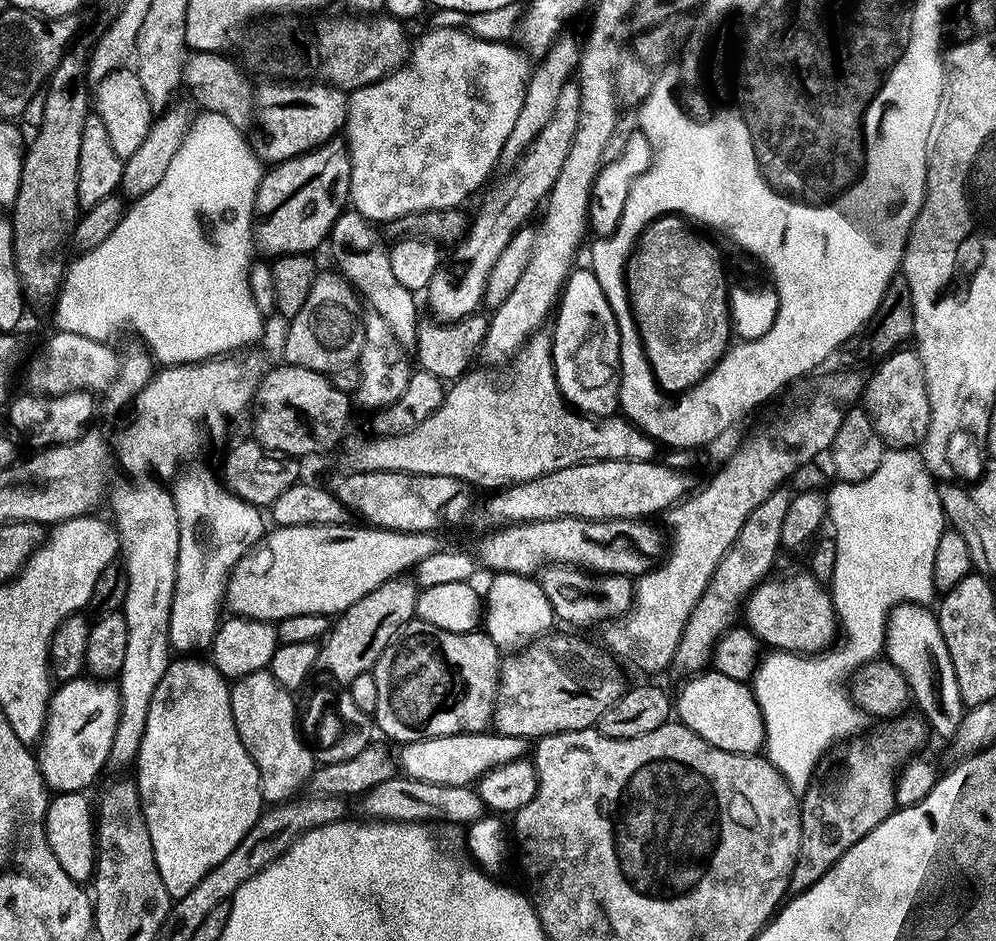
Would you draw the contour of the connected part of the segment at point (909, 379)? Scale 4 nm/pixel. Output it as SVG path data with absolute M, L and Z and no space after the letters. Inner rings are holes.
M897 350L875 365L876 373L867 377L862 404L889 445L916 446L930 430L930 398L920 357L912 350Z

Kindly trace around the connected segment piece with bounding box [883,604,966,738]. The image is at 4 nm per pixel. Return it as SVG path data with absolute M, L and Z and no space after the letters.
M899 604L889 612L884 625L883 655L894 666L898 666L898 670L902 670L911 699L920 707L919 715L926 721L927 727L931 731L933 728L940 736L950 738L964 716L966 705L960 697L958 682L950 678L949 669L942 663L944 648L936 613L931 607L922 604Z

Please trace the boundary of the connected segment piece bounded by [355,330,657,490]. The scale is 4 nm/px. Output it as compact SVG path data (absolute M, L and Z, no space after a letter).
M547 331L533 334L512 357L507 368L504 380L495 380L488 372L465 372L447 389L443 403L430 414L428 420L408 431L392 435L376 434L372 436L373 440L366 441L356 452L355 467L361 472L454 476L489 490L499 490L576 463L606 459L651 460L657 455L657 441L632 420L620 414L597 418L577 410L565 400L556 381L556 371L552 365L552 338Z

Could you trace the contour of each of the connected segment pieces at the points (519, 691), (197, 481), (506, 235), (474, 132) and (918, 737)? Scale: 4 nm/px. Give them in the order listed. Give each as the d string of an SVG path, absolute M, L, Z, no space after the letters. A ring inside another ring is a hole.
M555 632L503 657L496 698L499 707L504 707L505 718L516 727L515 735L539 738L552 732L591 728L625 691L626 684L620 681L617 661L611 655L600 653L576 636Z
M212 472L186 473L184 481L174 488L174 495L180 519L180 541L170 616L220 616L228 573L241 557L260 541L266 531L264 520L260 517L261 509L238 495L230 494L224 484L222 486L216 481L216 476Z
M569 82L562 86L562 94L558 94L558 103L554 105L554 114L546 126L534 138L534 142L524 155L507 169L508 173L489 190L484 196L484 205L480 208L480 213L476 216L476 221L471 221L466 235L455 245L456 253L452 256L452 261L441 263L439 270L430 278L426 289L428 296L428 308L437 321L453 324L455 320L461 320L473 315L477 311L476 307L481 307L486 282L490 276L490 270L494 268L494 262L498 262L498 257L502 255L502 249L510 243L510 238L519 228L525 227L529 223L528 216L535 217L538 209L548 199L548 192L554 186L554 181L558 179L558 173L562 170L562 165L566 163L566 154L570 154L570 142L574 142L574 130L578 130L578 110L582 106L582 94L579 83Z
M433 27L429 31L420 41L418 39L415 41L411 56L397 72L383 76L373 84L367 84L365 88L351 89L348 97L346 143L352 167L348 198L355 211L373 222L396 220L399 216L408 216L412 212L437 212L443 208L460 208L467 196L474 195L491 174L492 167L501 163L500 155L506 146L506 138L510 138L510 130L514 130L518 110L522 110L522 98L528 89L529 77L534 72L533 65L528 65L529 57L519 47L511 48L511 43L483 40L482 37L473 36L461 28Z
M919 715L897 719L893 728L861 734L843 745L844 757L825 776L817 775L799 797L800 849L794 862L788 892L804 892L822 878L878 822L882 822L897 807L895 777L902 762L924 744L926 724ZM904 719L905 720L902 720Z

